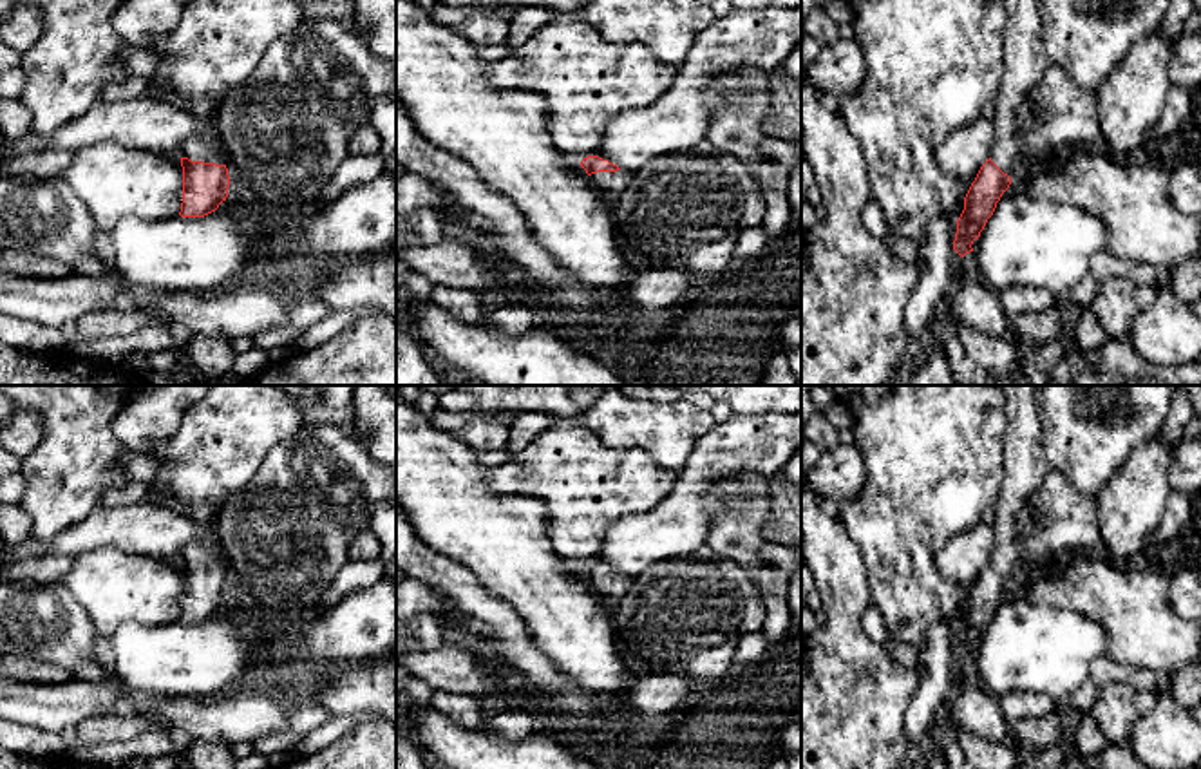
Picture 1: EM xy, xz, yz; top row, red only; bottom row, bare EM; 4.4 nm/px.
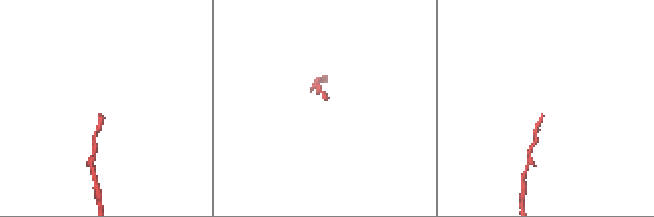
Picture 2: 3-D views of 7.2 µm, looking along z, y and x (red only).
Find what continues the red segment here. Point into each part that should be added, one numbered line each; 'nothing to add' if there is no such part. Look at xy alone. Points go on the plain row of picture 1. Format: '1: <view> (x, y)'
1: xy (203, 552)

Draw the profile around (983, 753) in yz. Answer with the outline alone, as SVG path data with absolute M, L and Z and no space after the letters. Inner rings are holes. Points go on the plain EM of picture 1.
M951 727L957 742L977 769L1020 769L1026 749L1018 744L991 742L971 735L960 727Z

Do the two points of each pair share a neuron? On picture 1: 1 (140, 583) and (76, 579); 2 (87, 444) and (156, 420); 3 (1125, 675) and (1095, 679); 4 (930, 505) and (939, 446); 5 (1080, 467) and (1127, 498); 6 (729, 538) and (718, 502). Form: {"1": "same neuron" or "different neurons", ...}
{"1": "same neuron", "2": "different neurons", "3": "same neuron", "4": "same neuron", "5": "different neurons", "6": "same neuron"}

